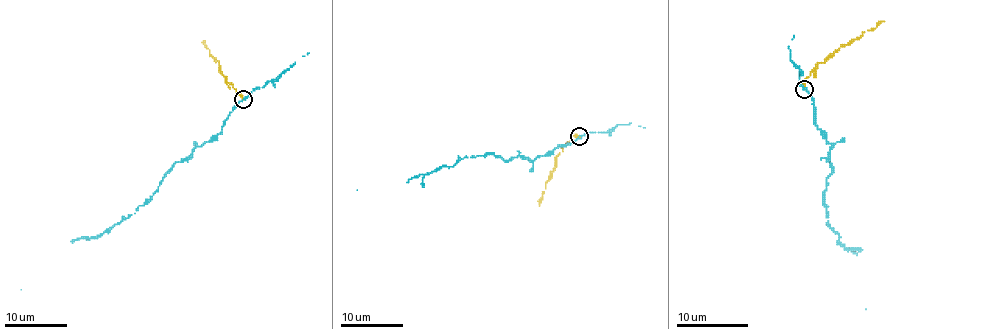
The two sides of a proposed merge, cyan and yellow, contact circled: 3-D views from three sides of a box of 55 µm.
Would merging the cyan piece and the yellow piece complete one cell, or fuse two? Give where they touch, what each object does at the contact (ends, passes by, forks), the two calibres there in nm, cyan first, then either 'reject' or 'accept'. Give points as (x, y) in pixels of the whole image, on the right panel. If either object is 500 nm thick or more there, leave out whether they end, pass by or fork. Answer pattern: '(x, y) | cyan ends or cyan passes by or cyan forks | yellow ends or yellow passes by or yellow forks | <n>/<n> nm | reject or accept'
(804, 89) | cyan passes by | yellow ends | 240/240 nm | reject

